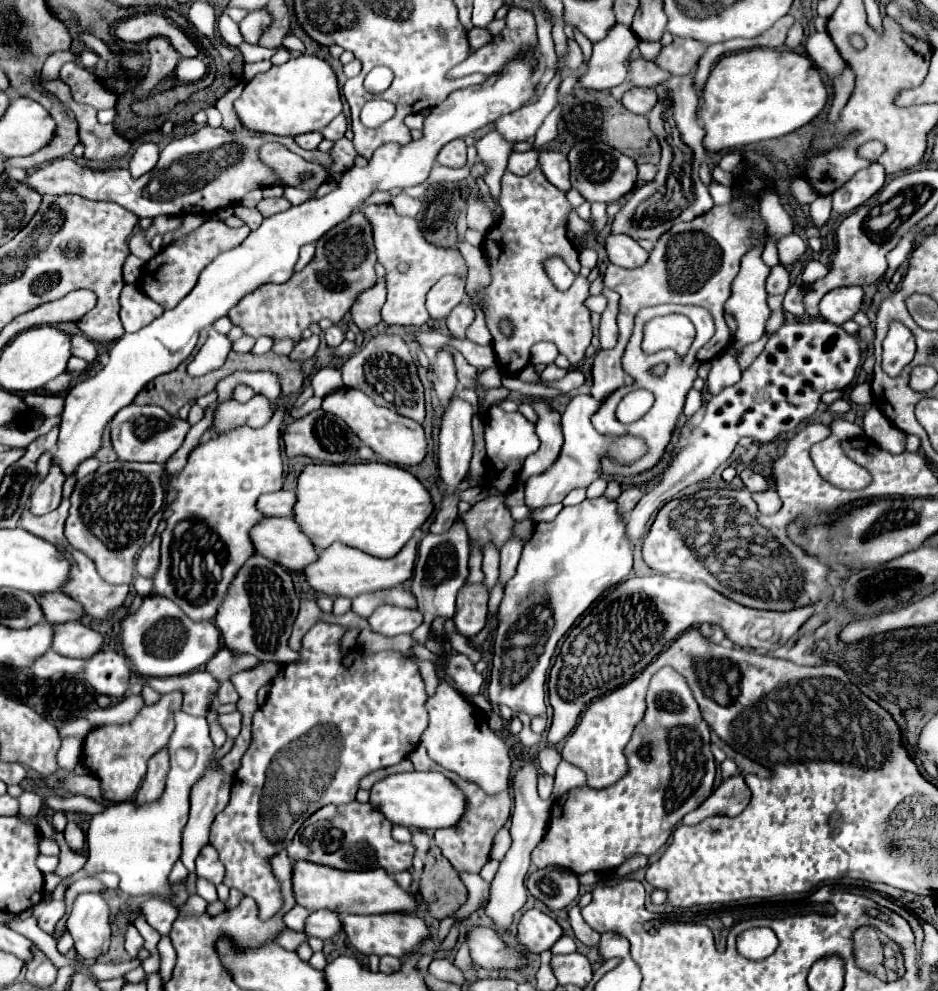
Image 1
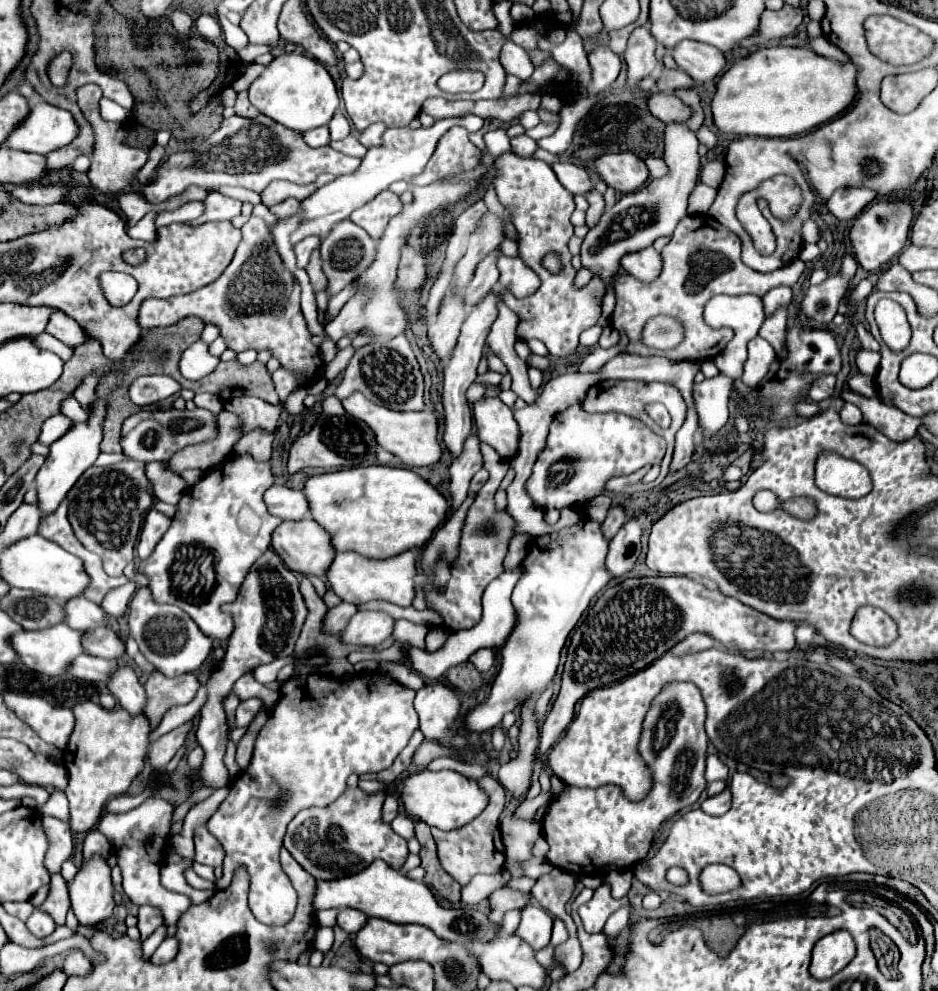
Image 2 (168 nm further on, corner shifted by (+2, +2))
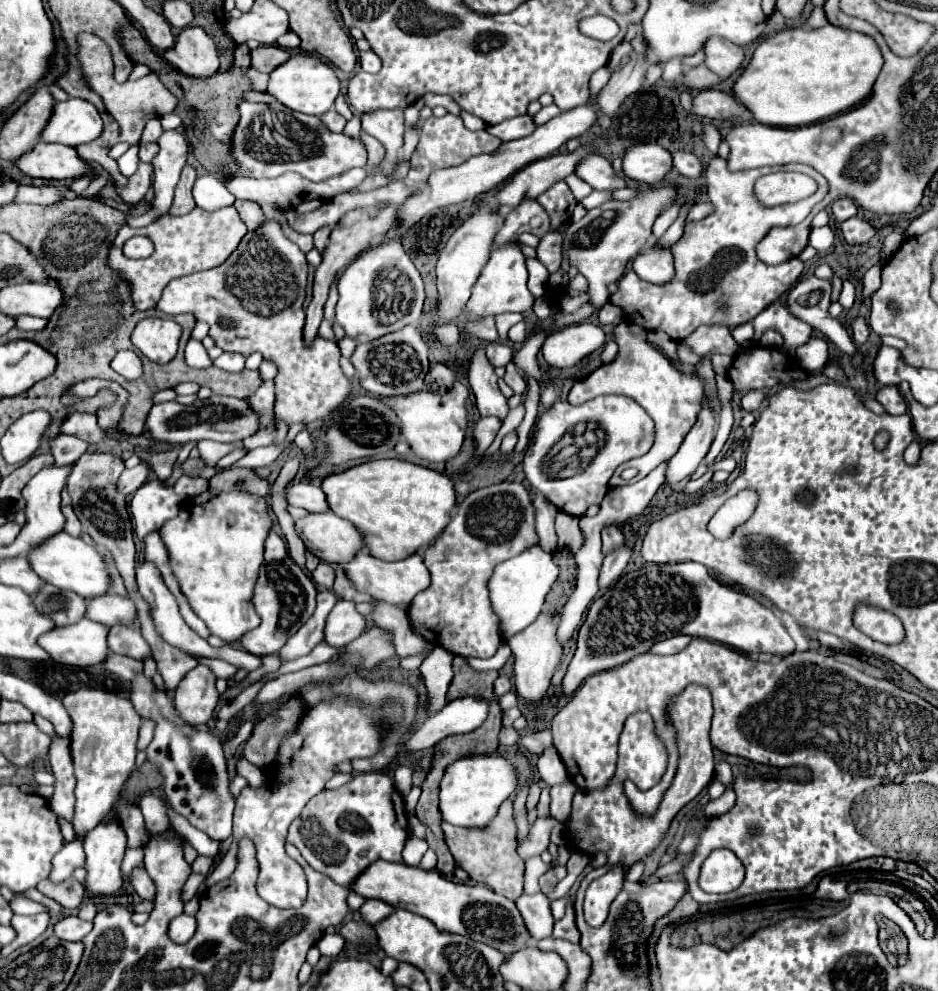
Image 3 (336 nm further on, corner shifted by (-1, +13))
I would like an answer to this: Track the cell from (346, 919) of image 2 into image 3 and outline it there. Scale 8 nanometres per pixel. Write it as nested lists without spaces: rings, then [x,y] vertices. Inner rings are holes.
[[[366,899],[366,903],[358,909],[358,913],[360,913],[360,917],[362,917],[362,921],[366,921],[368,925],[372,923],[378,923],[380,919],[384,919],[388,913],[392,913],[394,911],[394,907],[390,907],[390,905],[384,905],[382,901],[378,901],[378,899]]]

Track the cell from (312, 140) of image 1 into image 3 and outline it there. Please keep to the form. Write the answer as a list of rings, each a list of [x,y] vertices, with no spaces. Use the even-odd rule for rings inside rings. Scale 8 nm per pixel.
[[[330,109],[328,113],[324,113],[320,119],[326,123],[328,129],[332,129],[332,133],[340,133],[344,129],[344,125],[346,125],[346,119],[340,113],[336,113],[334,109]]]

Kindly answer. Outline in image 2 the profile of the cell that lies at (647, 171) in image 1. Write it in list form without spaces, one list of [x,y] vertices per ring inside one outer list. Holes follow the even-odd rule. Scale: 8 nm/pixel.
[[[647,158],[645,164],[649,168],[651,178],[661,178],[661,176],[667,174],[667,166],[665,166],[665,160],[663,158]]]

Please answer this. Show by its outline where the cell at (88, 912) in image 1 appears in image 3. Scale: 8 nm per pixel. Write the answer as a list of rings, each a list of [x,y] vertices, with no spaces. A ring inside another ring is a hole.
[[[118,821],[108,825],[100,823],[84,835],[84,853],[86,853],[86,879],[84,889],[94,895],[112,895],[116,893],[124,879],[120,863],[126,849],[126,835]]]

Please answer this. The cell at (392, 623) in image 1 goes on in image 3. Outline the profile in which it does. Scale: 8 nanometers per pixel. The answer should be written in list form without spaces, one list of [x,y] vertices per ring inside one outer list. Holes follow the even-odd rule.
[[[340,599],[338,605],[330,611],[324,631],[324,641],[330,647],[344,647],[350,641],[358,639],[368,627],[368,621],[356,611],[356,603]]]

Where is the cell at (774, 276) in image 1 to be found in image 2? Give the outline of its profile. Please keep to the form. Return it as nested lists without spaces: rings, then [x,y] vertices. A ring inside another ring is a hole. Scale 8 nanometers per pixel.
[[[779,286],[779,288],[775,288],[775,290],[769,290],[769,292],[765,294],[765,298],[763,298],[765,316],[769,318],[777,308],[789,306],[791,298],[793,298],[793,292],[791,292],[791,288],[787,288],[787,286]]]

